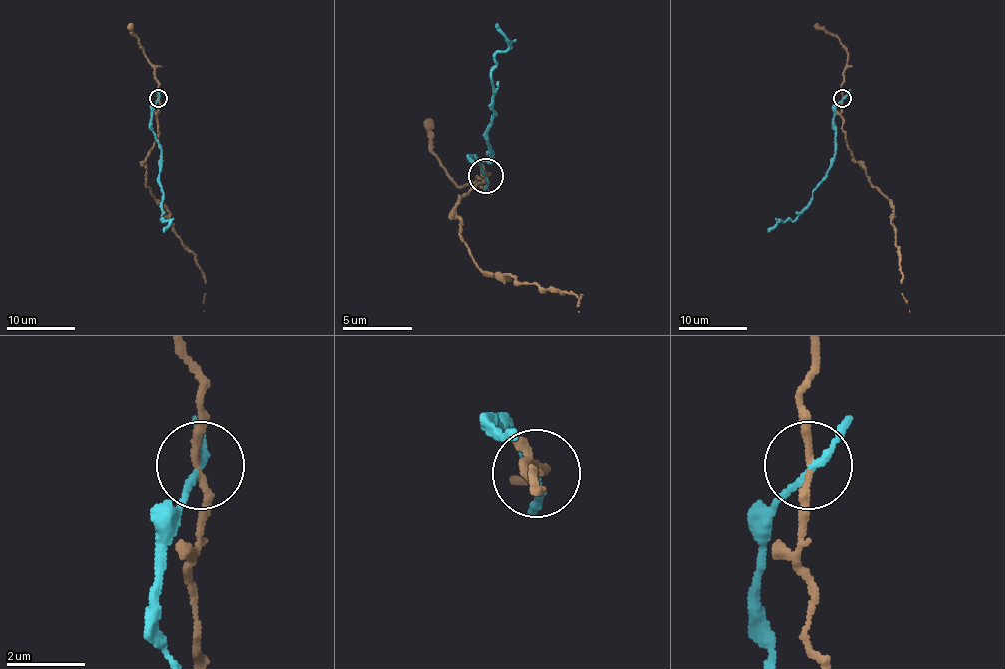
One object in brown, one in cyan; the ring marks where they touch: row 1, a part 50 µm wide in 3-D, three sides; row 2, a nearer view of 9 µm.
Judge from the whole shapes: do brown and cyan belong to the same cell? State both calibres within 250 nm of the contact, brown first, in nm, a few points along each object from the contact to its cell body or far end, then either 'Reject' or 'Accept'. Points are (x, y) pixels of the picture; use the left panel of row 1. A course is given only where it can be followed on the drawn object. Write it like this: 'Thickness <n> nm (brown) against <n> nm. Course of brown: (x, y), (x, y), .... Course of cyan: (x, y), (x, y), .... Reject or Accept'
Thickness 180 nm (brown) against 160 nm. Course of brown: (159, 98), (157, 139), (143, 163), (145, 185), (166, 209), (173, 231), (195, 255), (205, 279), (203, 312). Course of cyan: (159, 98), (150, 122), (161, 149), (161, 221), (169, 223), (164, 231). Reject

